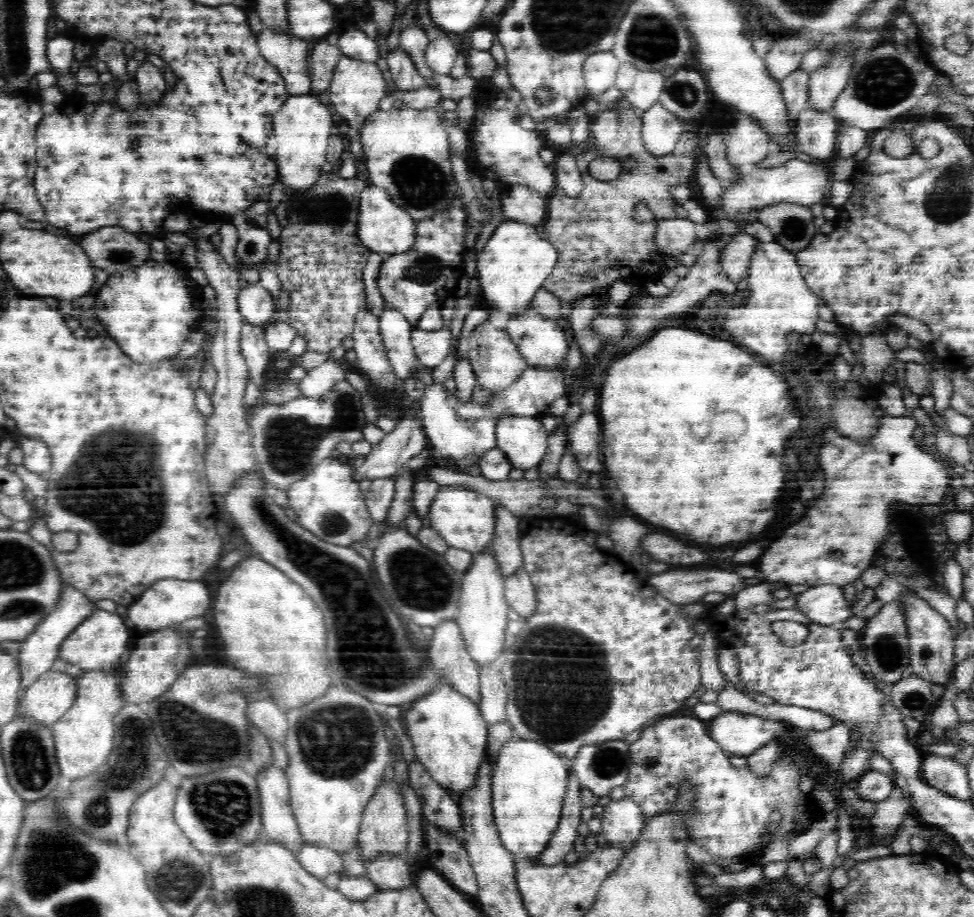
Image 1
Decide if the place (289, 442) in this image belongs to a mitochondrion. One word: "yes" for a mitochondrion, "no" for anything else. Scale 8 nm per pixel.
yes

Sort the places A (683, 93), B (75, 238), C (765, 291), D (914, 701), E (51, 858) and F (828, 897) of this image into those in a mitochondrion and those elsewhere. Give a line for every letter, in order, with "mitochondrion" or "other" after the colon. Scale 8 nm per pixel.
A: mitochondrion
B: other
C: other
D: mitochondrion
E: mitochondrion
F: other

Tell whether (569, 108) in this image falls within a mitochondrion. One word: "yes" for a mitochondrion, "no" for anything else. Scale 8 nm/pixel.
no

